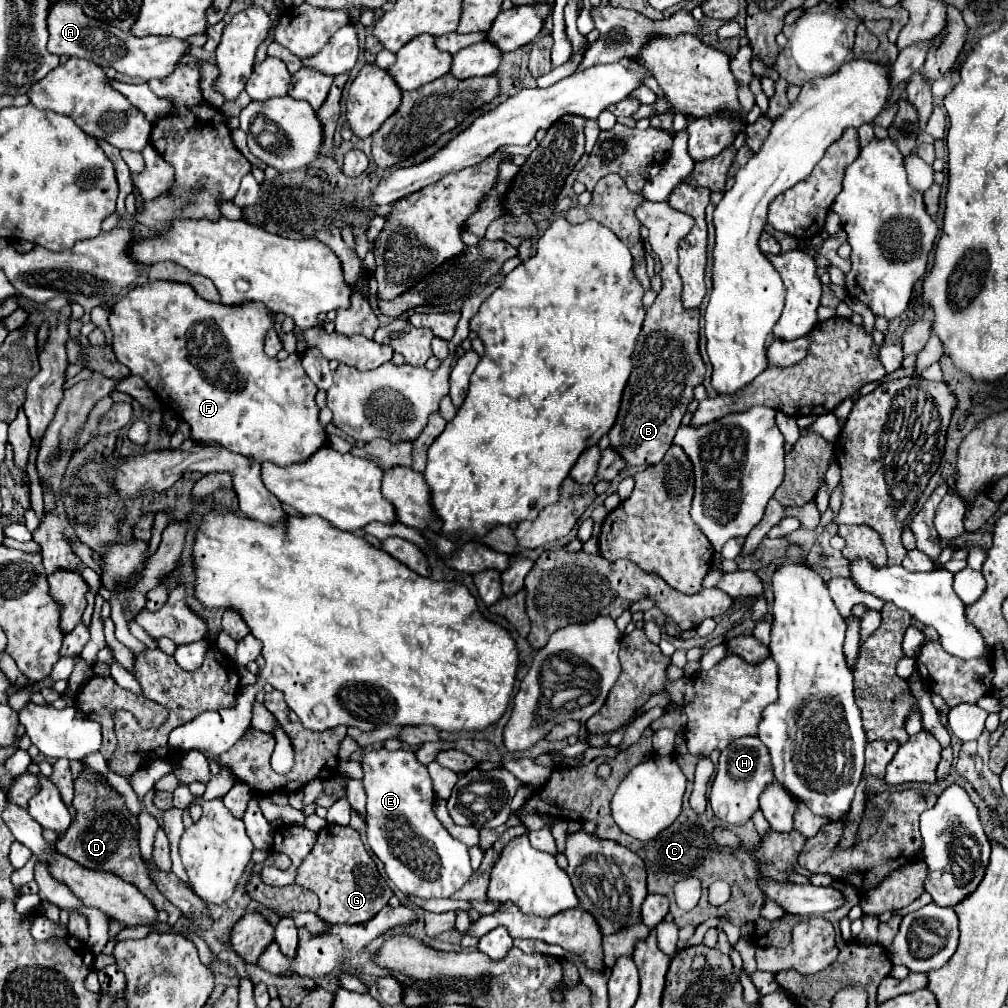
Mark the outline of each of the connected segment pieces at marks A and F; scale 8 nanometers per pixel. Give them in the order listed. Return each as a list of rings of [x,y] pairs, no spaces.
[[[56,2],[50,8],[48,16],[48,52],[52,54],[68,54],[68,56],[78,56],[78,58],[88,58],[102,68],[116,68],[118,72],[126,76],[136,76],[142,80],[164,80],[164,76],[172,74],[176,64],[180,62],[182,56],[188,54],[190,44],[186,40],[176,40],[168,36],[144,36],[144,38],[134,38],[128,36],[128,32],[122,32],[118,28],[112,28],[108,24],[100,24],[84,12],[80,12],[78,4],[68,4],[68,2]]]
[[[148,282],[144,286],[136,286],[110,312],[110,328],[112,328],[112,334],[114,334],[112,348],[114,348],[114,354],[116,354],[118,362],[128,366],[130,374],[144,378],[144,382],[156,394],[166,396],[166,404],[172,410],[180,410],[180,416],[192,428],[192,440],[194,442],[206,442],[206,444],[214,442],[214,444],[220,444],[220,446],[228,448],[230,452],[250,456],[256,462],[272,462],[272,464],[278,464],[278,466],[290,466],[290,464],[306,462],[318,448],[326,446],[326,432],[318,422],[318,406],[314,402],[314,396],[316,396],[318,388],[306,376],[306,372],[300,364],[300,358],[290,356],[290,358],[280,362],[276,358],[264,356],[264,332],[272,326],[274,326],[274,320],[268,320],[268,312],[264,312],[264,308],[260,308],[260,304],[244,304],[244,308],[228,308],[220,302],[212,304],[212,302],[202,300],[194,292],[194,288],[188,288],[188,284],[172,284],[172,282]]]

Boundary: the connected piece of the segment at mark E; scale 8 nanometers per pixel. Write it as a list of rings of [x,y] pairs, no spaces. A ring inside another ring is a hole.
[[[386,748],[366,750],[360,764],[364,772],[362,786],[366,792],[366,838],[370,850],[384,864],[386,876],[404,894],[418,898],[450,898],[472,878],[474,872],[470,868],[468,846],[452,838],[434,814],[434,790],[428,768],[416,760],[412,750],[388,752]]]

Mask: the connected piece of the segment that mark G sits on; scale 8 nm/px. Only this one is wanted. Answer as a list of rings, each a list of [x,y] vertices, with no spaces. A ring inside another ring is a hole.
[[[328,824],[318,832],[318,842],[300,866],[296,882],[318,896],[318,916],[328,924],[364,924],[372,920],[392,897],[388,880],[378,874],[360,834],[350,826],[336,828]]]

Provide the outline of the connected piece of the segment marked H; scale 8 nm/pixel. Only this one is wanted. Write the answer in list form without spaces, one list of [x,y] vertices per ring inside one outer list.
[[[744,736],[728,744],[718,762],[716,778],[710,788],[710,806],[716,814],[716,818],[728,822],[728,824],[744,824],[752,818],[752,814],[758,810],[758,798],[764,788],[774,782],[772,776],[772,764],[768,760],[768,750],[756,736]]]

